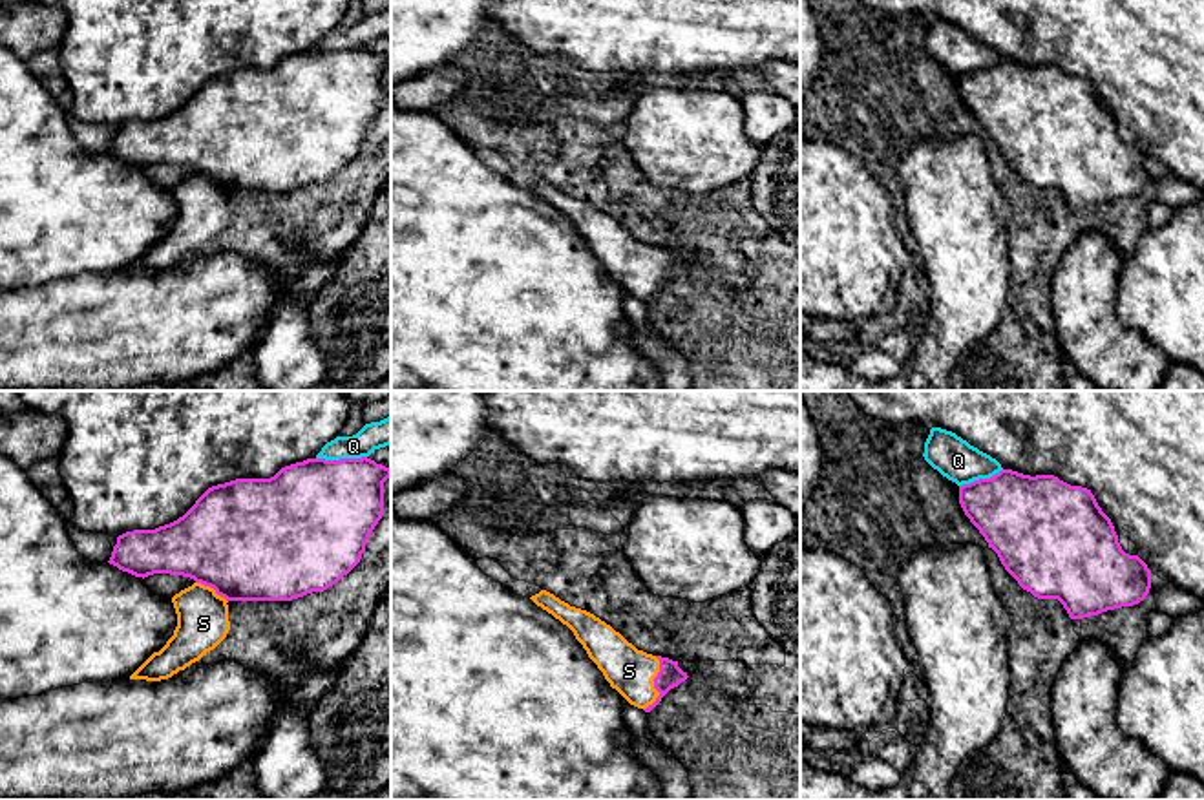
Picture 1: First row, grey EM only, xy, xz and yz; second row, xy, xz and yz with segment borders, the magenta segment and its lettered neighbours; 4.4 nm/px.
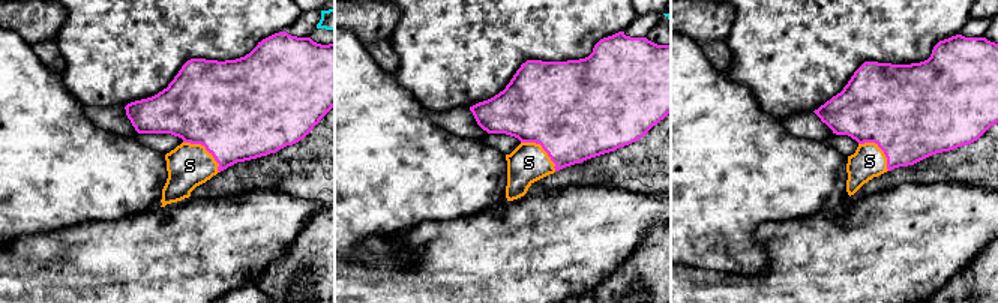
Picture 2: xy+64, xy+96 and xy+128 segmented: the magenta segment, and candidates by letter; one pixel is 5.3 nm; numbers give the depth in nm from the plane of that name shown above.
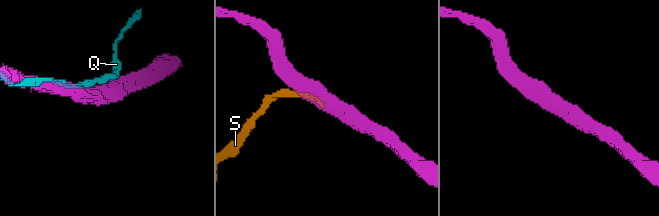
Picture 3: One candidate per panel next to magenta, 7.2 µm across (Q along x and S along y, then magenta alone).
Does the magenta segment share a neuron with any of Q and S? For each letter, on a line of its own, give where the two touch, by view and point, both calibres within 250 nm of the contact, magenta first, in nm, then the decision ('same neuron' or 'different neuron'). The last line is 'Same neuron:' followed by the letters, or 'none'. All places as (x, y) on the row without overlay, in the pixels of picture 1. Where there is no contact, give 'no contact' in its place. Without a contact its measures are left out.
Q: xy (340, 50) | 460/130 nm | different neuron
S: xz (654, 274) | 110/200 nm | same neuron
Same neuron: S

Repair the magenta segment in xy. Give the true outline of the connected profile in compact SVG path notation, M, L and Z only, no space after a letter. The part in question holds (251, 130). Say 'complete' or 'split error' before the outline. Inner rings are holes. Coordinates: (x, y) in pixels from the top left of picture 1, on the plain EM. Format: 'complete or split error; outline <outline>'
split error; outline M307 49L281 58L270 69L236 69L208 79L177 111L155 121L133 121L117 128L110 155L135 168L170 164L195 174L172 188L177 217L166 236L153 243L130 270L161 272L199 252L228 225L228 192L292 192L327 181L362 150L371 122L384 106L384 73L391 60L362 49Z

